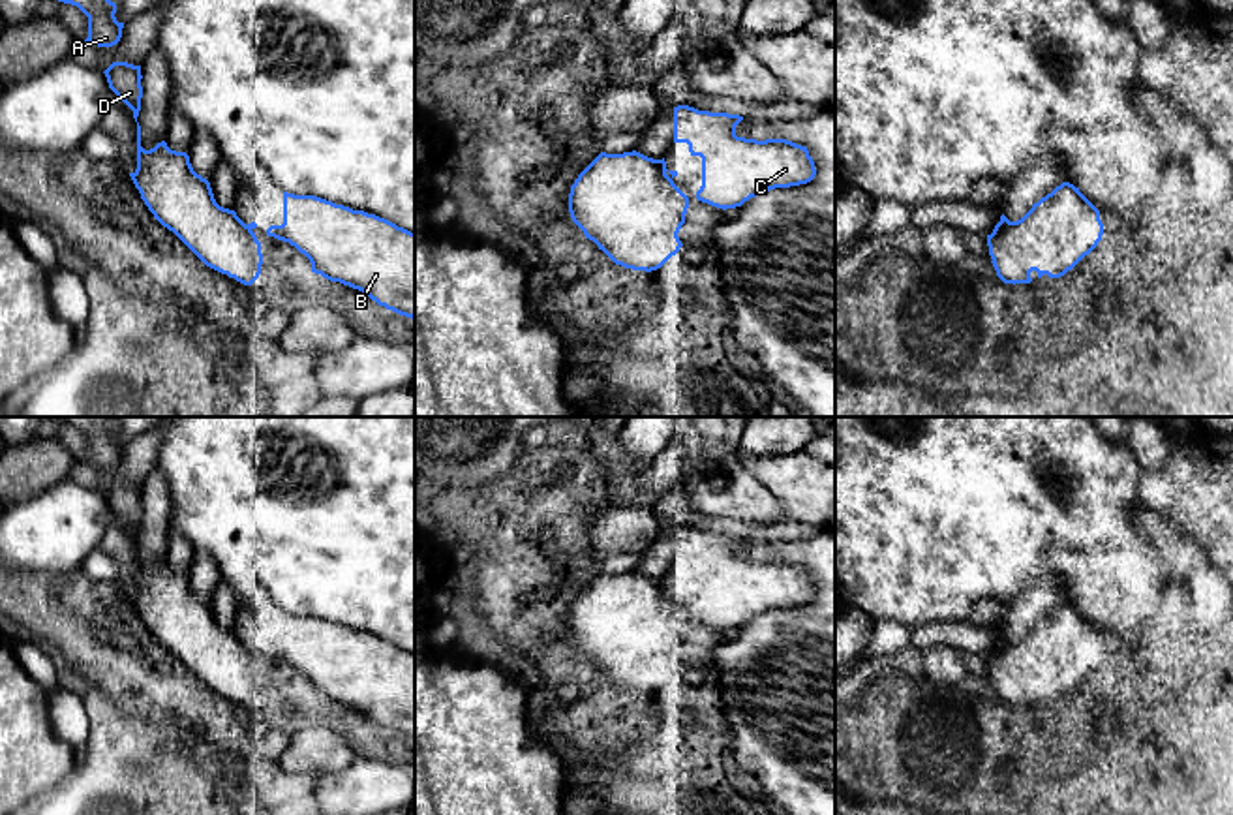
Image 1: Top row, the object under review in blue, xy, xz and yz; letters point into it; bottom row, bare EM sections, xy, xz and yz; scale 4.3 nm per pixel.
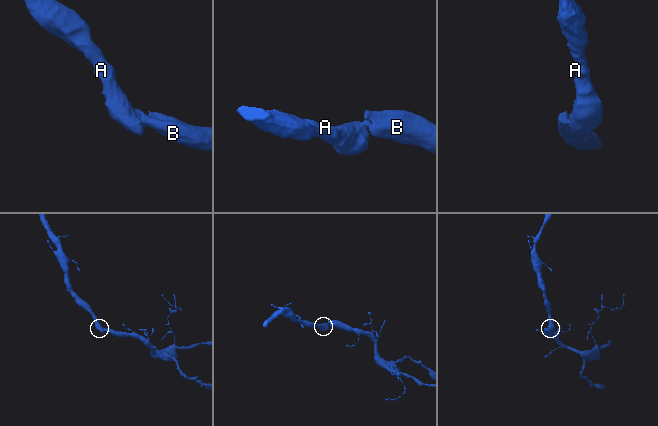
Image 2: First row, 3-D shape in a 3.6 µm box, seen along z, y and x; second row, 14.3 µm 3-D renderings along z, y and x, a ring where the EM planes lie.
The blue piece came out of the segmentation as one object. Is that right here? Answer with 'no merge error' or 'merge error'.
no merge error

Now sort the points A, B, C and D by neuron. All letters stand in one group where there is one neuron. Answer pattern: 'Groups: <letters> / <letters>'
Groups: A B C D

